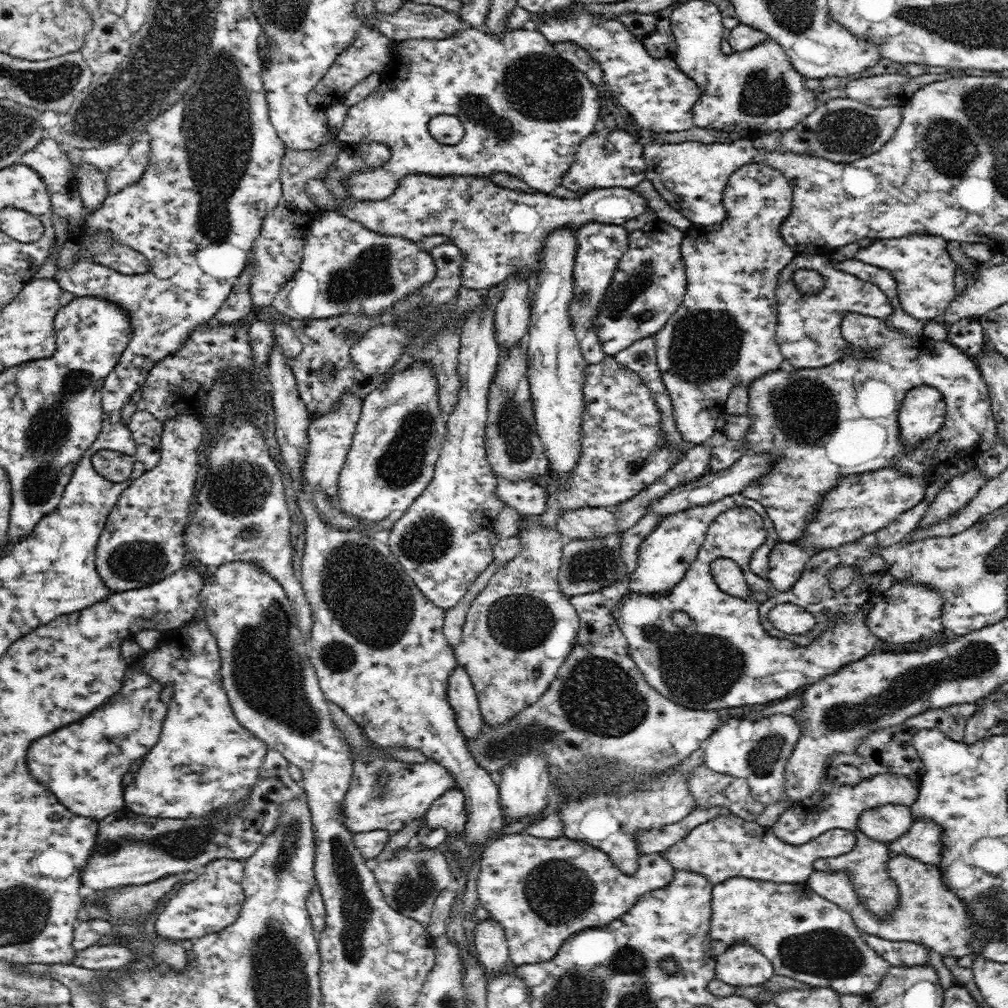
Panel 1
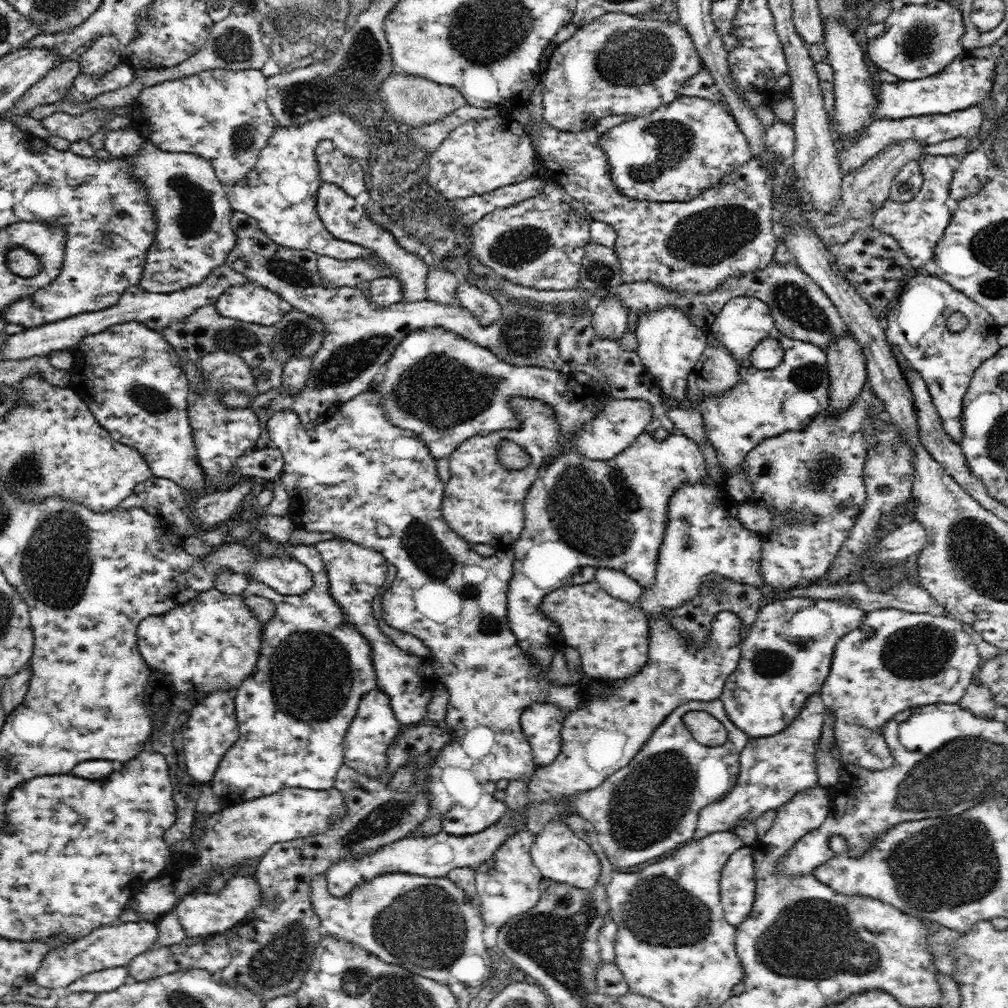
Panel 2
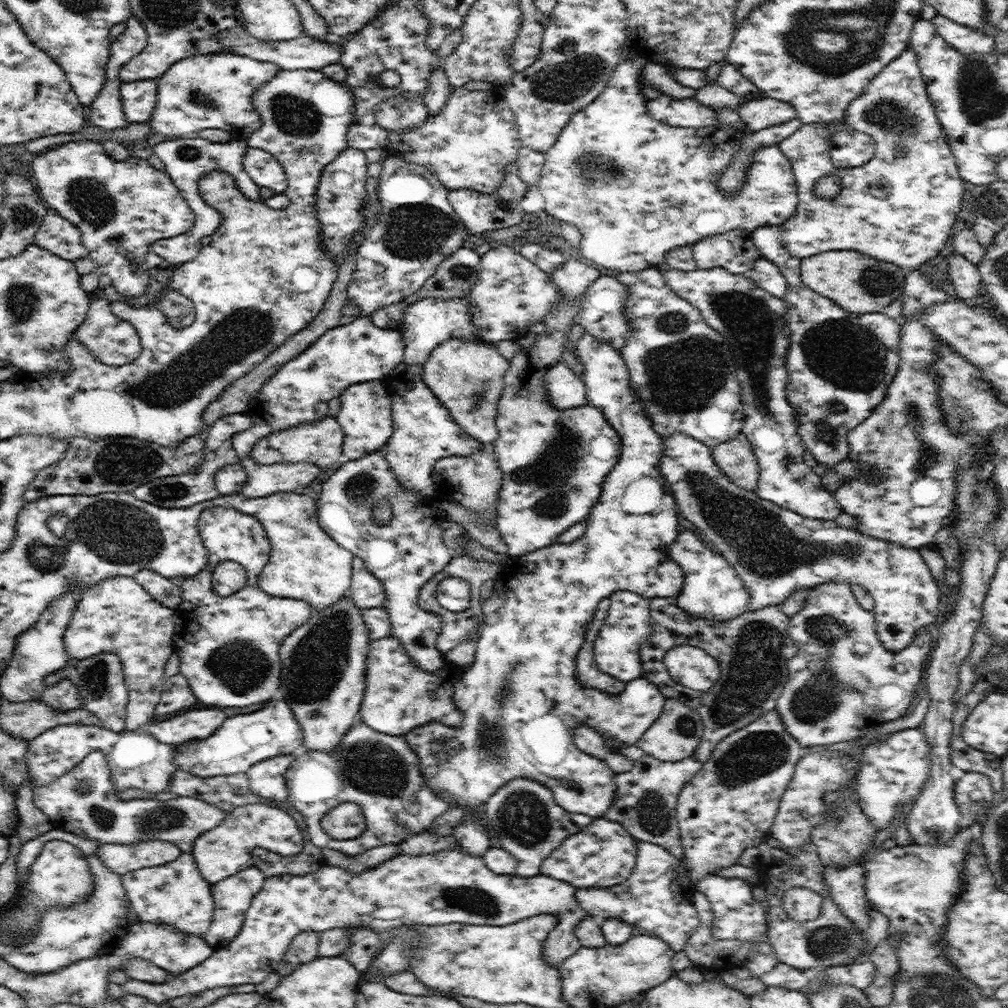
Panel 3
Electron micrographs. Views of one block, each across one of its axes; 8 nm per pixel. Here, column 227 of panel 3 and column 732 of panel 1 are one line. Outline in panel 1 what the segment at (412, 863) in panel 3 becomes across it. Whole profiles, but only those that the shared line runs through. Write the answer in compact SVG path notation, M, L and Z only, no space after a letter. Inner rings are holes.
M747 942L716 957L715 978L730 986L761 986L774 975L772 963Z

